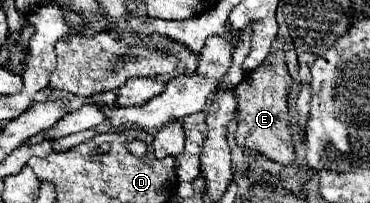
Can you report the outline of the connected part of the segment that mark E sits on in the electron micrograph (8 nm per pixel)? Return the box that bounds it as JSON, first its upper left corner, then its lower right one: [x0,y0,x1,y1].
[234,39,294,165]

